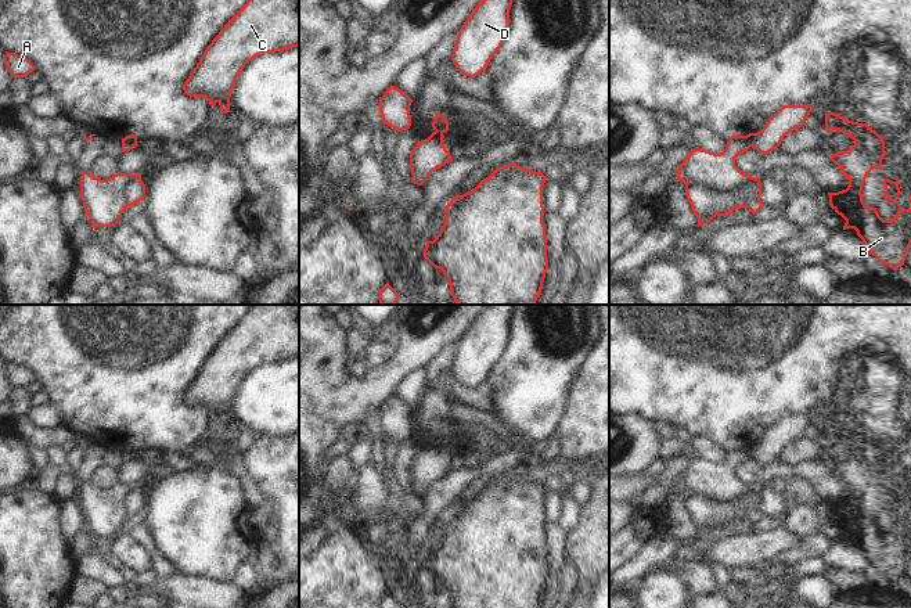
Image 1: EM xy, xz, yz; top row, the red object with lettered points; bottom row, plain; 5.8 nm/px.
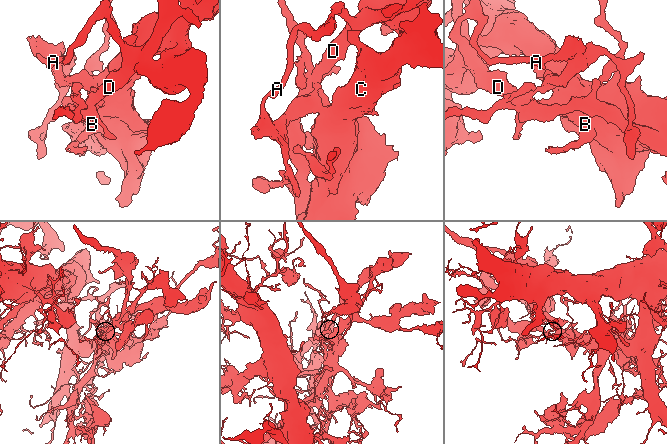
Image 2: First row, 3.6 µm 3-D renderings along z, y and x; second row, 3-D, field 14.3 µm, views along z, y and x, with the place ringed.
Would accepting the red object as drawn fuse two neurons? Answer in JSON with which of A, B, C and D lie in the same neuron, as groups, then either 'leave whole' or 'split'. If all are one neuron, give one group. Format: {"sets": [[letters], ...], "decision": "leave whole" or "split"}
{"sets": [["A", "D"], ["B", "C"]], "decision": "split"}

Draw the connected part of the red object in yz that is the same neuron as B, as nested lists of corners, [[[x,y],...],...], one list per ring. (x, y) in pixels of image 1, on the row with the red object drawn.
[[[835,112],[825,115],[824,130],[839,130],[854,140],[854,145],[847,151],[838,151],[829,157],[849,179],[846,190],[828,193],[831,208],[846,220],[843,230],[854,229],[869,255],[879,262],[890,269],[901,267],[911,248],[911,209],[903,209],[897,204],[896,216],[883,220],[876,208],[864,204],[861,194],[868,173],[874,169],[881,170],[882,158],[887,155],[883,136],[867,123],[849,120]]]

